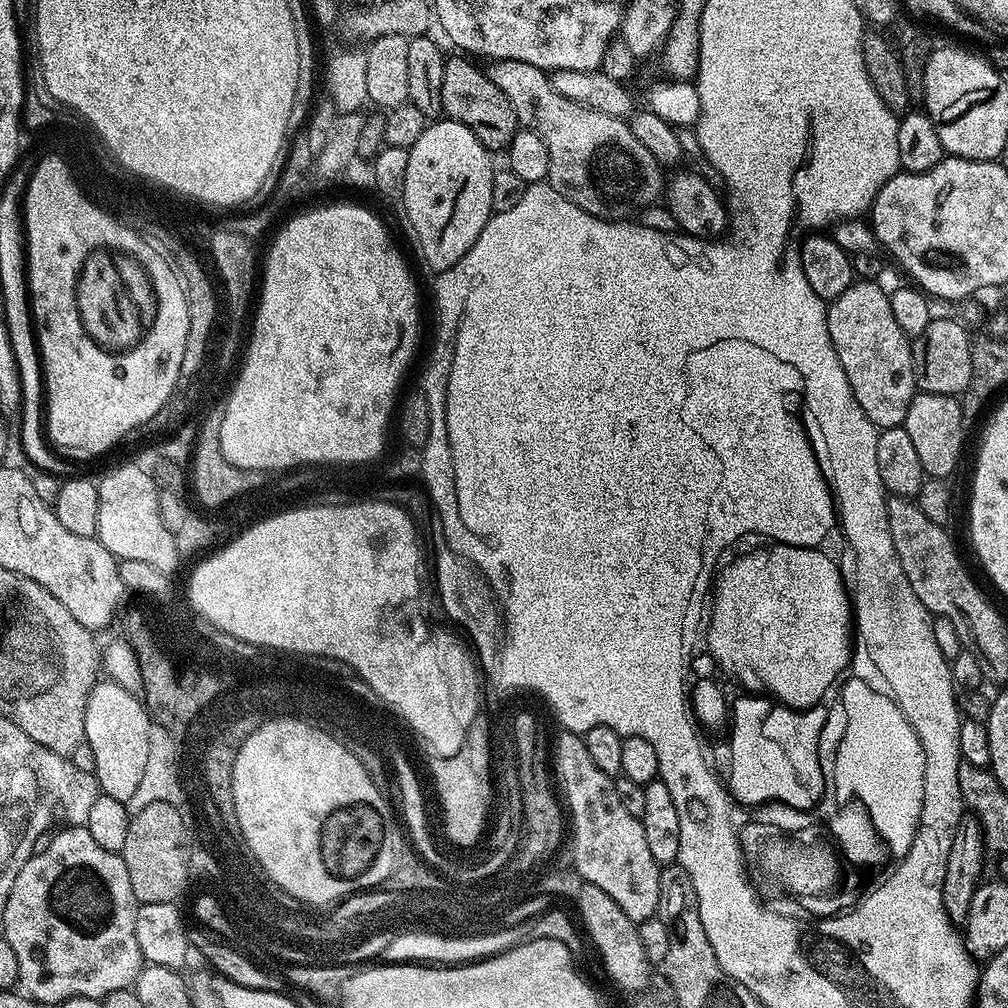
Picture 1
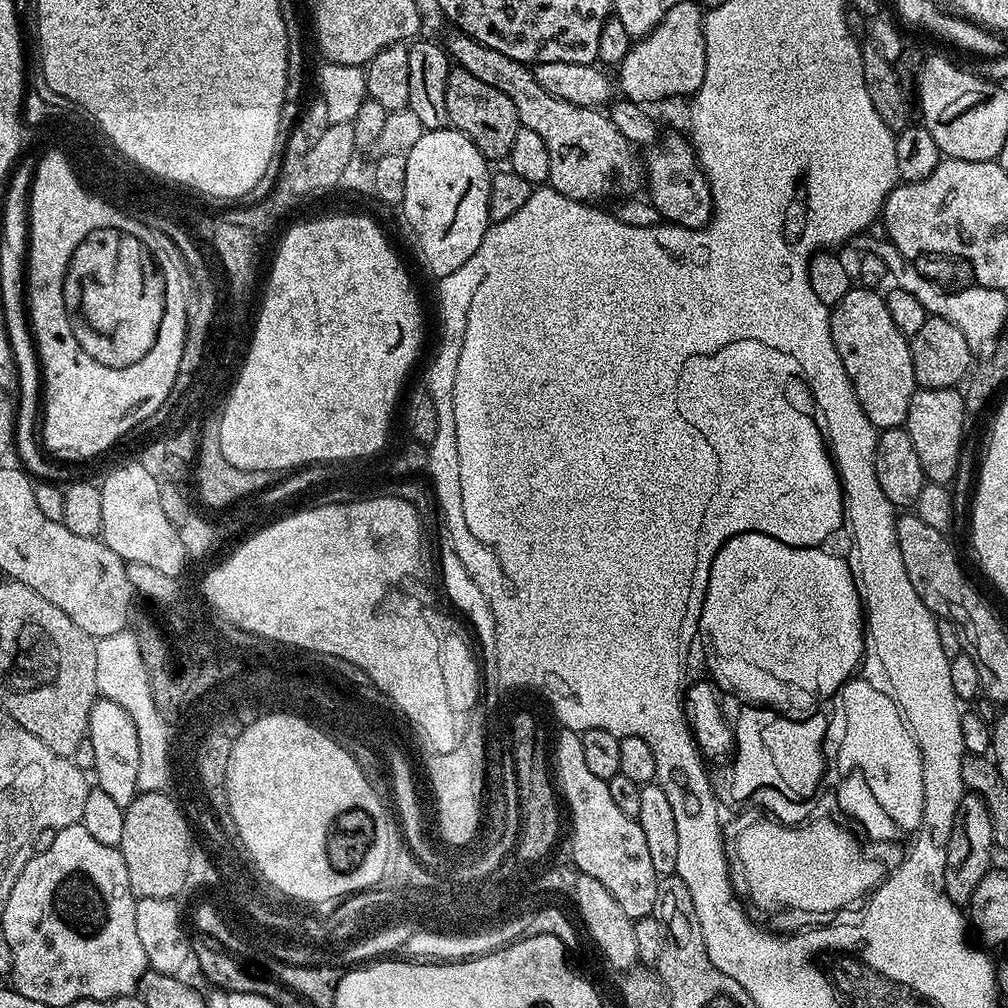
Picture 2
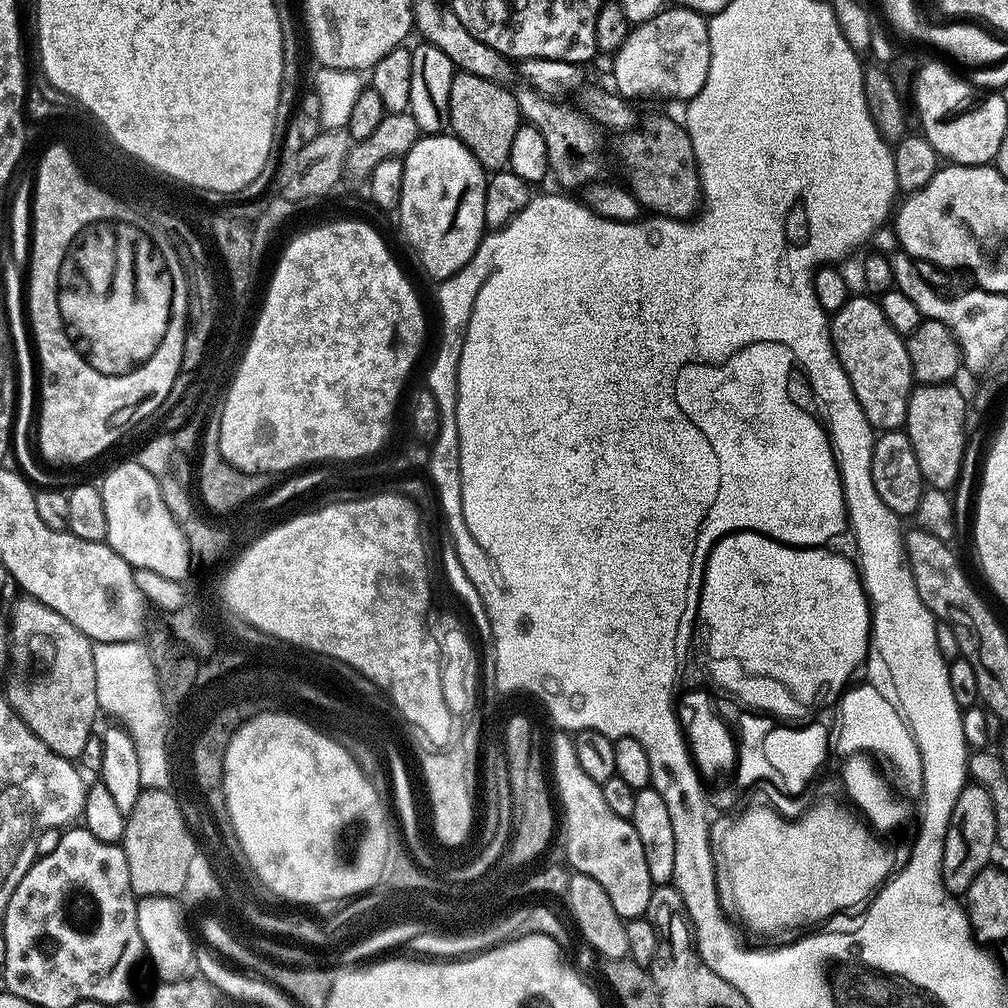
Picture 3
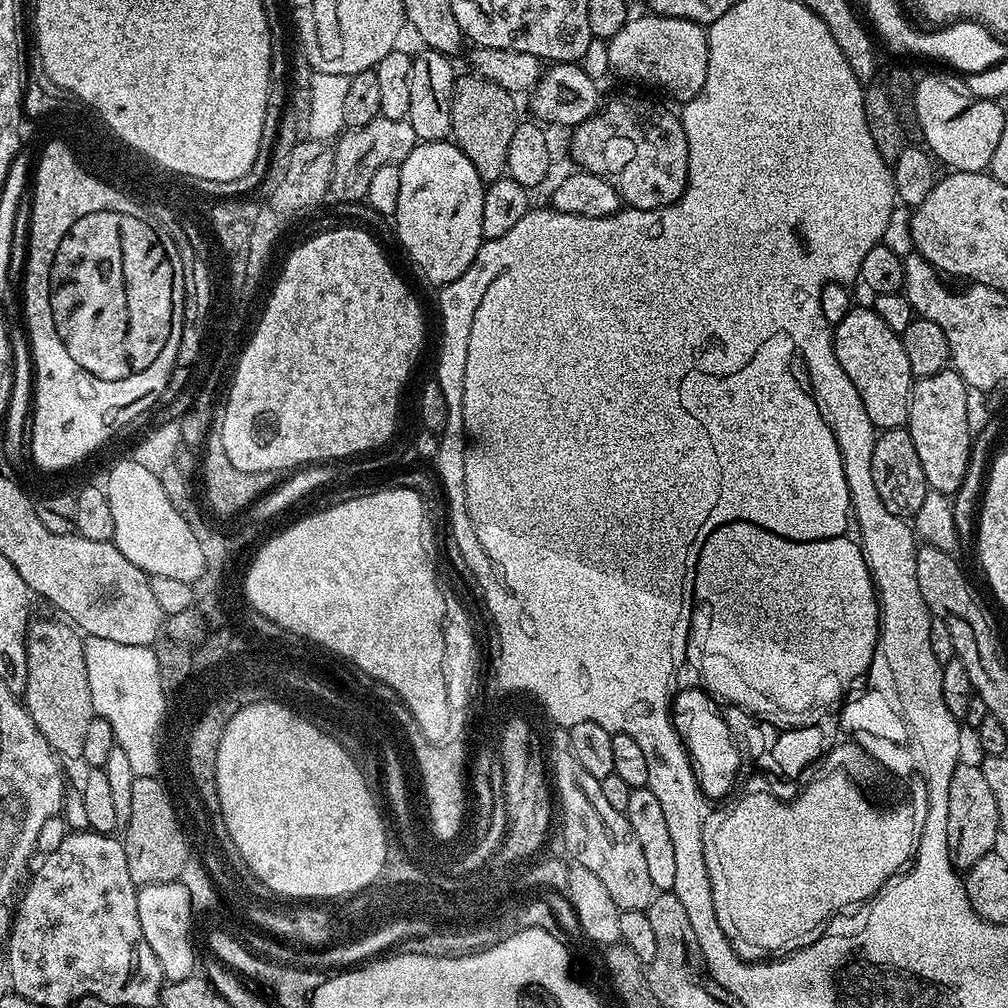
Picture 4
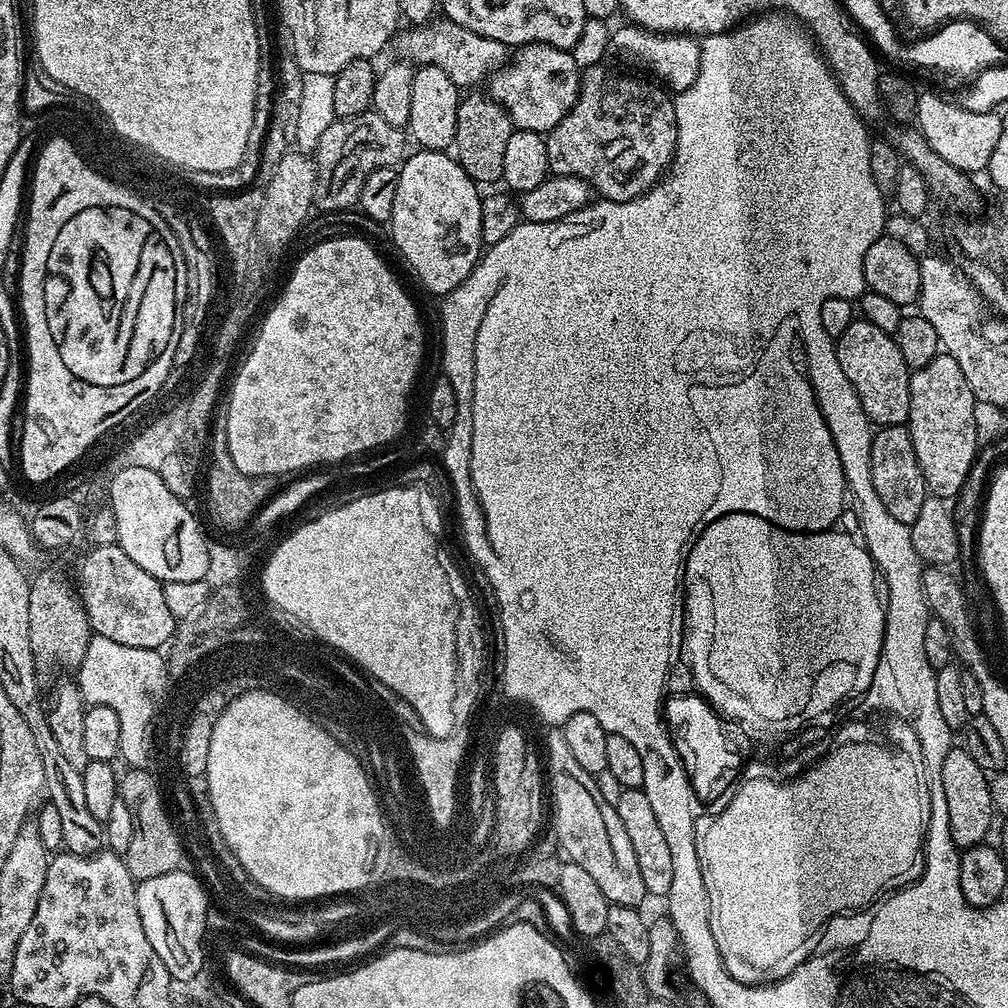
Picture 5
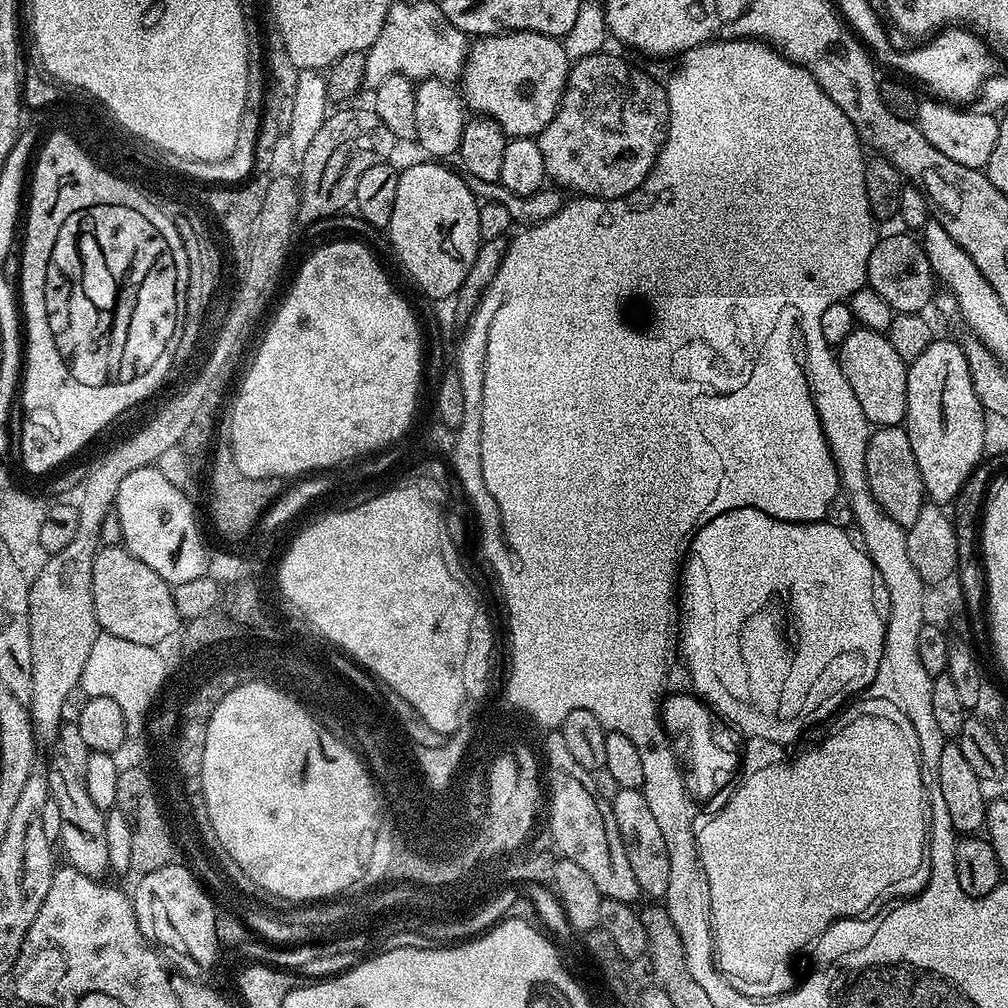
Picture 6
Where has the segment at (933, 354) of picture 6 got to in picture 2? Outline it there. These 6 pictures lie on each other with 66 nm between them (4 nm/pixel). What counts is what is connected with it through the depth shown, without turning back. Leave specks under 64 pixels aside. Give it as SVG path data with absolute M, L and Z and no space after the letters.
M920 388L910 398L906 427L914 450L918 450L925 481L945 486L955 481L964 444L964 418L964 392L956 388Z

